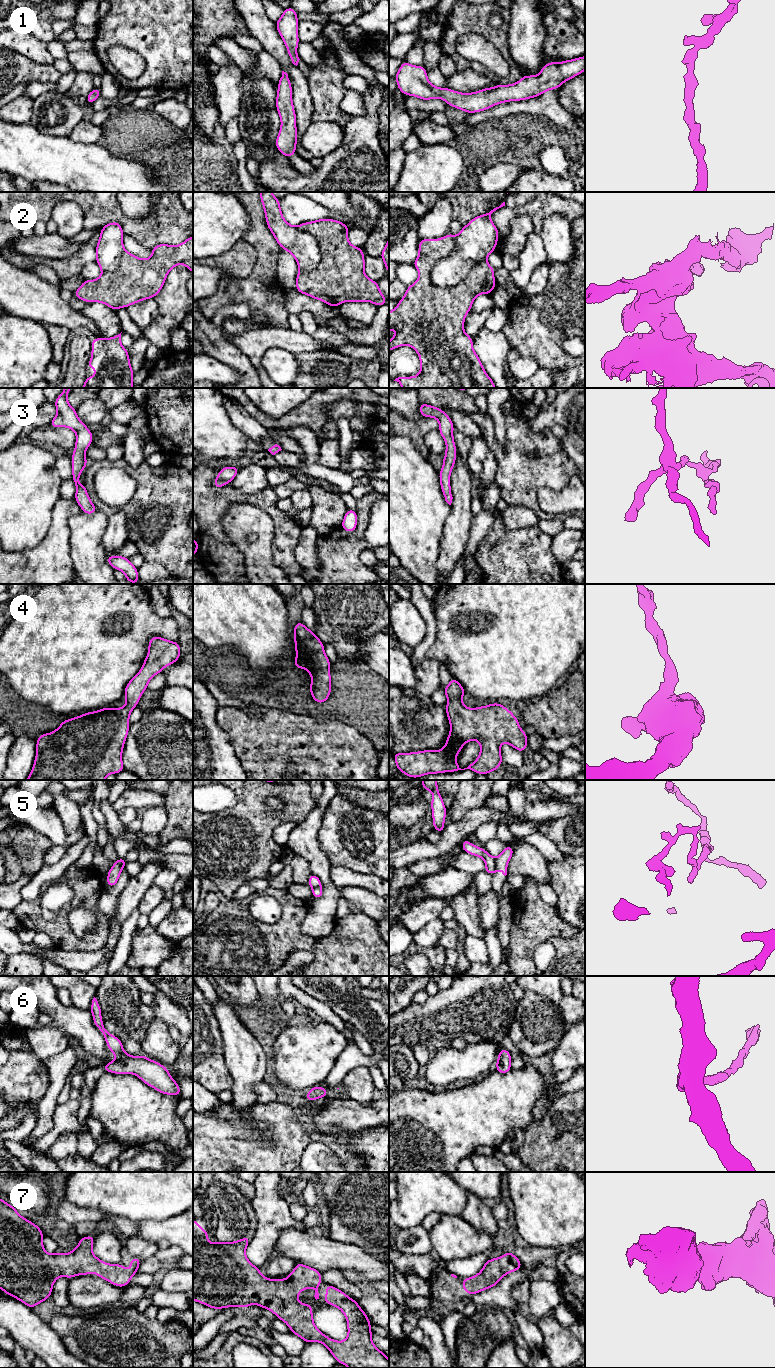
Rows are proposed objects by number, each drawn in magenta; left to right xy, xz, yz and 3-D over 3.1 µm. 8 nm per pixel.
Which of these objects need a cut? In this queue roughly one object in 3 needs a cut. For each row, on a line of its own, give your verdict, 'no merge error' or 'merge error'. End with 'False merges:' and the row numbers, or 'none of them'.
1: no merge error
2: merge error
3: no merge error
4: no merge error
5: merge error
6: no merge error
7: no merge error
False merges: 2, 5

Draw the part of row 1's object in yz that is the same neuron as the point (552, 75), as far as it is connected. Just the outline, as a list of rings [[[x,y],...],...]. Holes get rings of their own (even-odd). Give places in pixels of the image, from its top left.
[[[585,56],[560,63],[552,61],[542,67],[539,75],[524,75],[514,84],[498,84],[472,93],[436,87],[429,82],[424,65],[414,66],[406,61],[401,64],[395,78],[398,89],[405,96],[415,96],[423,101],[441,98],[449,106],[471,114],[500,103],[527,100],[551,89],[557,90],[564,82],[580,75],[584,70]]]

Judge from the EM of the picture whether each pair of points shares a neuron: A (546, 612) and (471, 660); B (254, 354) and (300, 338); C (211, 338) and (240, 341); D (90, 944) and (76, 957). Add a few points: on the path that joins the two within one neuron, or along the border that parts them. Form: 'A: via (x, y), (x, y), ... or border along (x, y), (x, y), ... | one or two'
A: via (527, 612), (521, 612), (490, 643) | one
B: via (265, 343), (269, 339), (289, 339) | one
C: border along (224, 333), (232, 343), (247, 355) | two
D: border along (105, 944), (96, 950), (81, 950) | two

